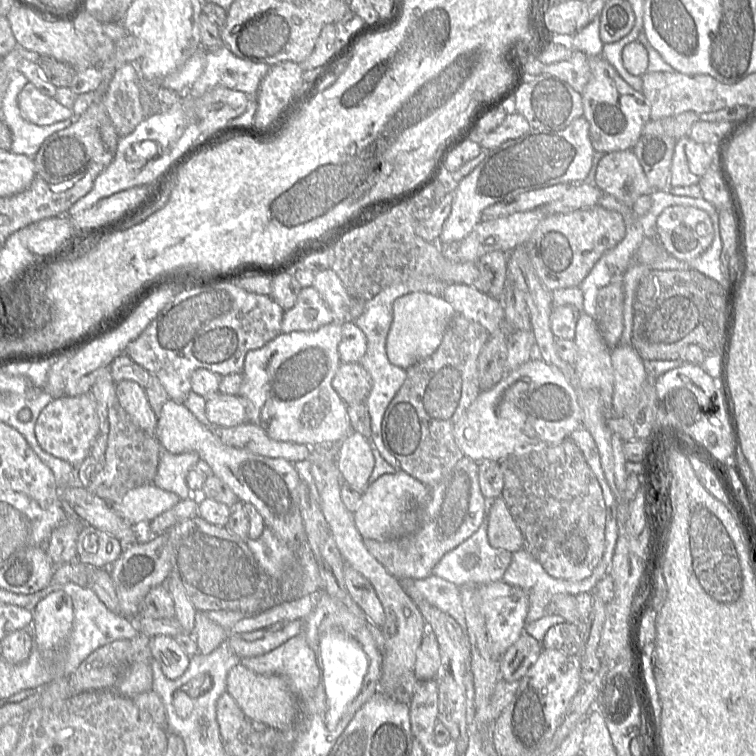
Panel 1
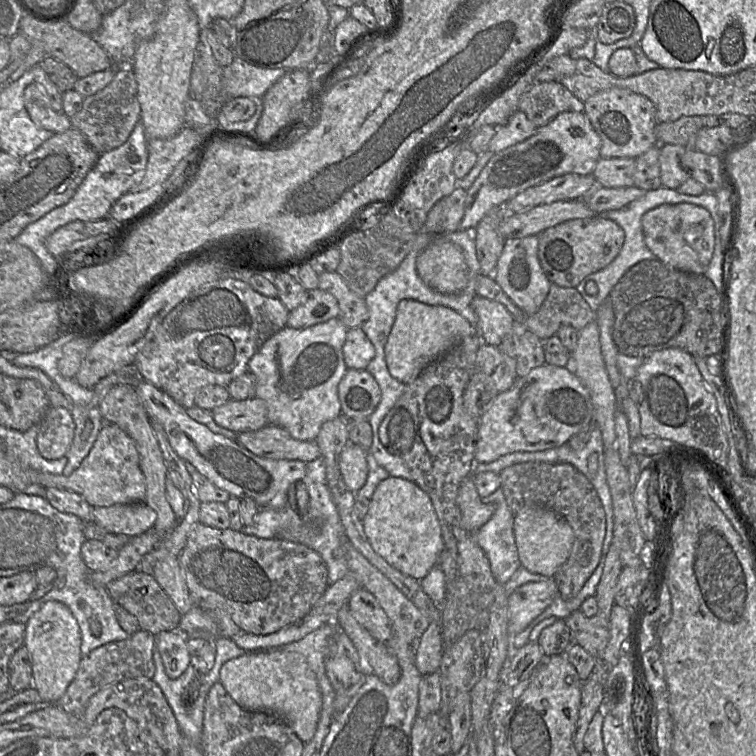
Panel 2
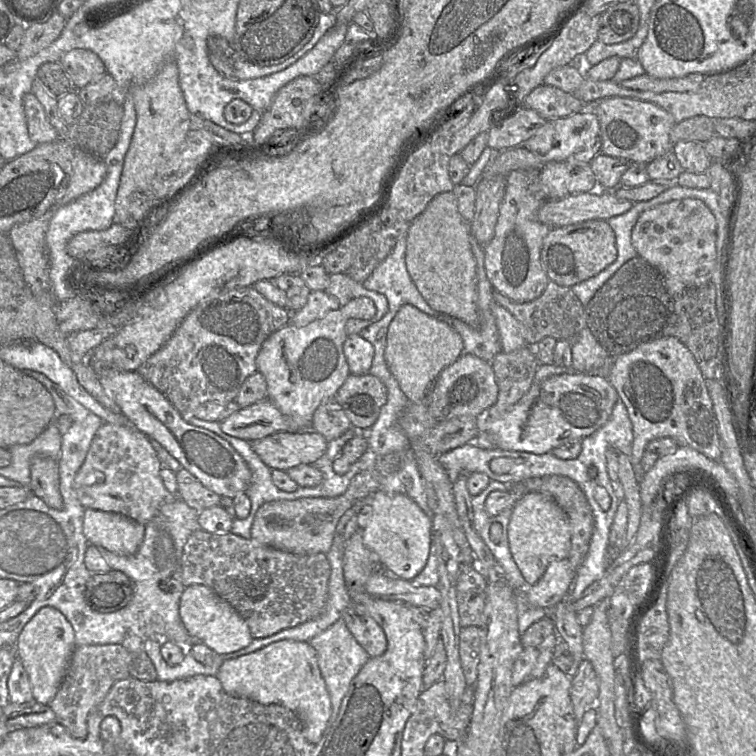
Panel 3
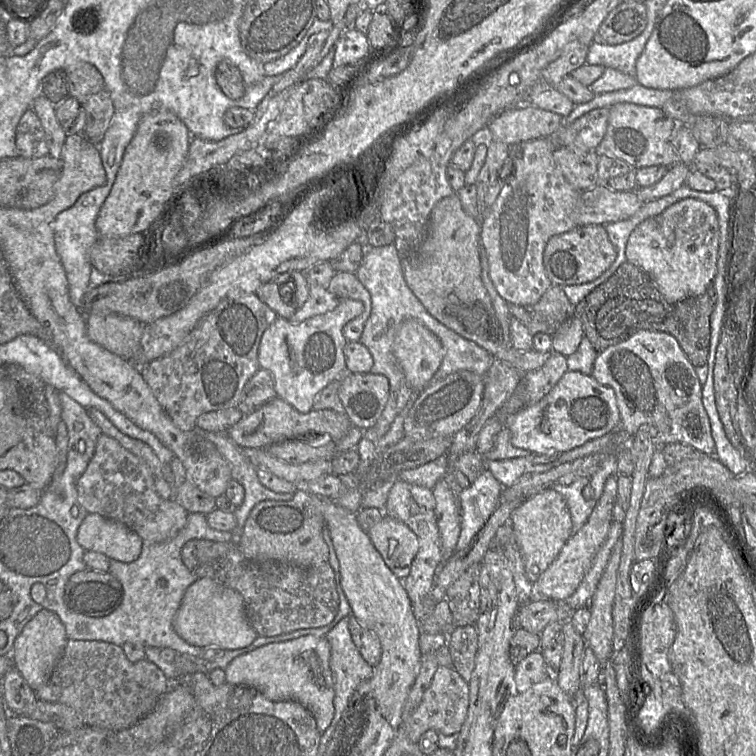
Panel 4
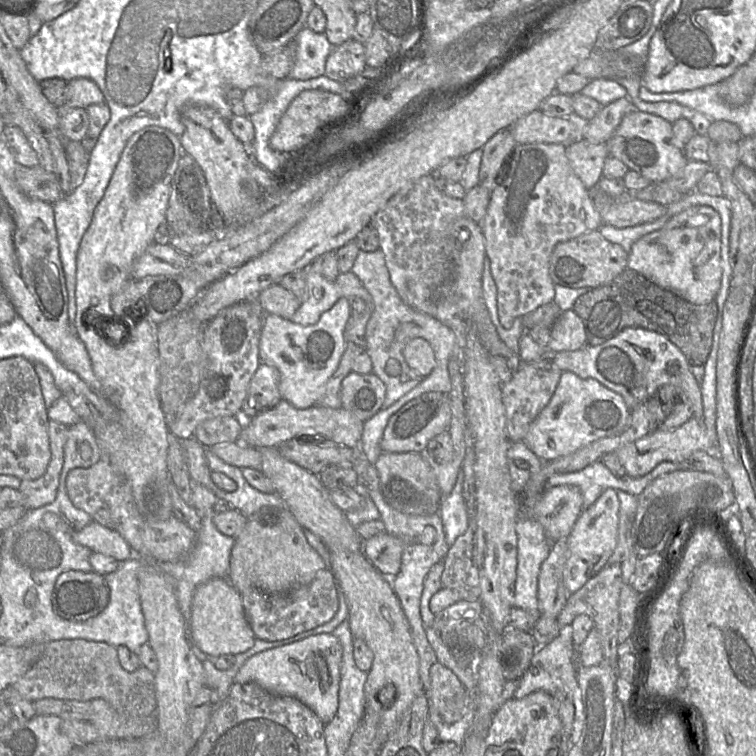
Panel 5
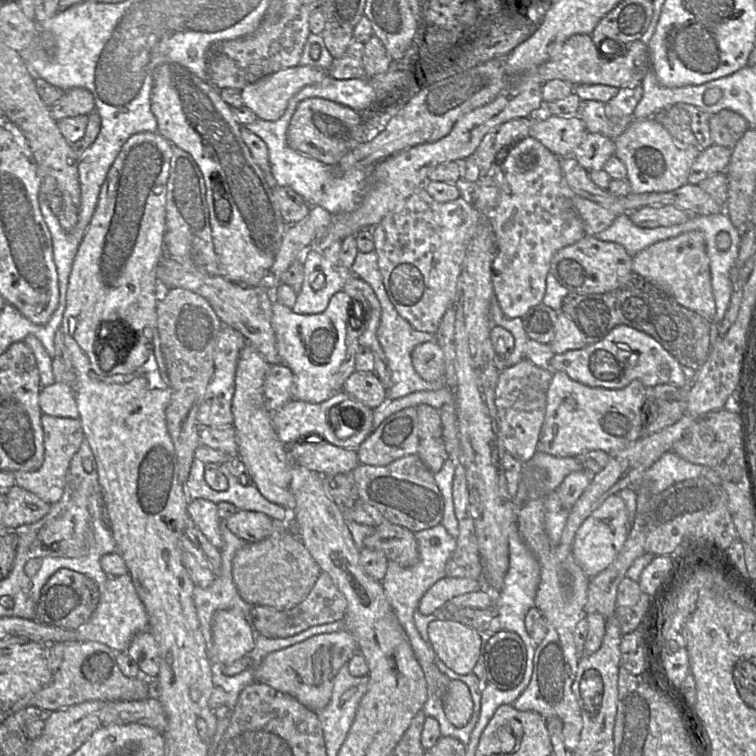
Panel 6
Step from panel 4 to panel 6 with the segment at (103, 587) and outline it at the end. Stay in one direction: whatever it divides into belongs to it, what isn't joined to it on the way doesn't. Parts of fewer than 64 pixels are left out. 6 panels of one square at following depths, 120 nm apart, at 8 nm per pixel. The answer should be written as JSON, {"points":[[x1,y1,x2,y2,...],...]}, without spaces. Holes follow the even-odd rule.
{"points":[[61,568,57,570,42,587,35,605,33,621,65,630,75,630,86,623,100,600,100,591,96,582,82,573]]}

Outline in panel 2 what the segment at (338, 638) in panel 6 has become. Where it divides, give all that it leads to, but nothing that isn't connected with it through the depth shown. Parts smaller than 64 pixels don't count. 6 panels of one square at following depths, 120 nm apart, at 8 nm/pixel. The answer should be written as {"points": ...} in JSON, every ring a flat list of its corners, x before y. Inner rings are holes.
{"points":[[280,649,252,650,252,653,227,661,221,667,219,683,241,708,279,716,303,743,314,737,322,694,303,655]]}

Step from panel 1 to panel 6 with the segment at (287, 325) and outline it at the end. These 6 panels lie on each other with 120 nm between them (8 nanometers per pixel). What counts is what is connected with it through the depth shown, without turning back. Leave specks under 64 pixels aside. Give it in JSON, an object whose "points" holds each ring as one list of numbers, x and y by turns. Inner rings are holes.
{"points":[[309,248,302,256,304,279,296,302,292,308,296,314,319,314,323,312,331,299,345,285,345,273,338,267,332,266,318,248]]}

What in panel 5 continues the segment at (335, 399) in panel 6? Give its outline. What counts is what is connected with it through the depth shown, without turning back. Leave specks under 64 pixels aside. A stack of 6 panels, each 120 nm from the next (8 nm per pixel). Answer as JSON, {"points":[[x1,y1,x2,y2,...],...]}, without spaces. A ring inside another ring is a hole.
{"points":[[282,399,274,407,255,415,251,419,245,419,239,441,255,448,265,448,278,447,282,443,295,438,323,438,326,443,335,443,345,445,349,448,356,448,359,446,362,437,363,425,364,421,343,407,333,409,314,405,306,409,297,409,288,401]]}

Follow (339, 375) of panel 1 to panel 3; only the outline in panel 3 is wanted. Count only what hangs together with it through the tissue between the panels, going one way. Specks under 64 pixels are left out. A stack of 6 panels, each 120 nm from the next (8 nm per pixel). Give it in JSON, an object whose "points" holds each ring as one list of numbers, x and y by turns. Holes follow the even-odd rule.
{"points":[[370,373,349,374,337,391,337,399,353,428,365,432,377,420,387,400,382,381]]}

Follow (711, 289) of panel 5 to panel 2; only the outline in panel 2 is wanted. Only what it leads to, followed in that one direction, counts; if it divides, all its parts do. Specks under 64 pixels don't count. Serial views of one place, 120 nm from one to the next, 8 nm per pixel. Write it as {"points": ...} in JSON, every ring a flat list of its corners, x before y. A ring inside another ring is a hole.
{"points":[[691,203,662,204,641,219,644,241,661,262,681,271,704,274,715,246,714,221,703,207]]}

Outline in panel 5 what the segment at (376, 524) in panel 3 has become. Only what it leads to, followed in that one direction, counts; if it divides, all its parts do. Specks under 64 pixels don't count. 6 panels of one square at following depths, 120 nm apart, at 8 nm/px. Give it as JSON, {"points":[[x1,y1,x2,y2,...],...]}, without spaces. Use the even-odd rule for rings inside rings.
{"points":[[383,532,364,541,362,552,384,577,391,578,400,571,404,547,400,538]]}

